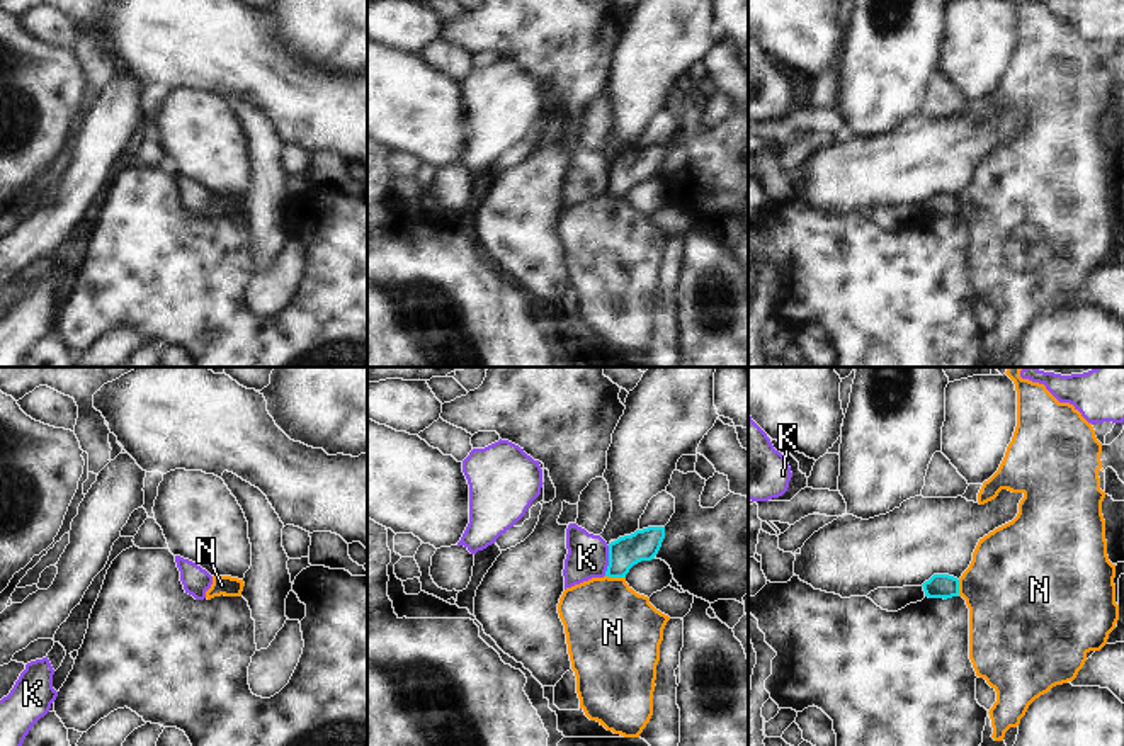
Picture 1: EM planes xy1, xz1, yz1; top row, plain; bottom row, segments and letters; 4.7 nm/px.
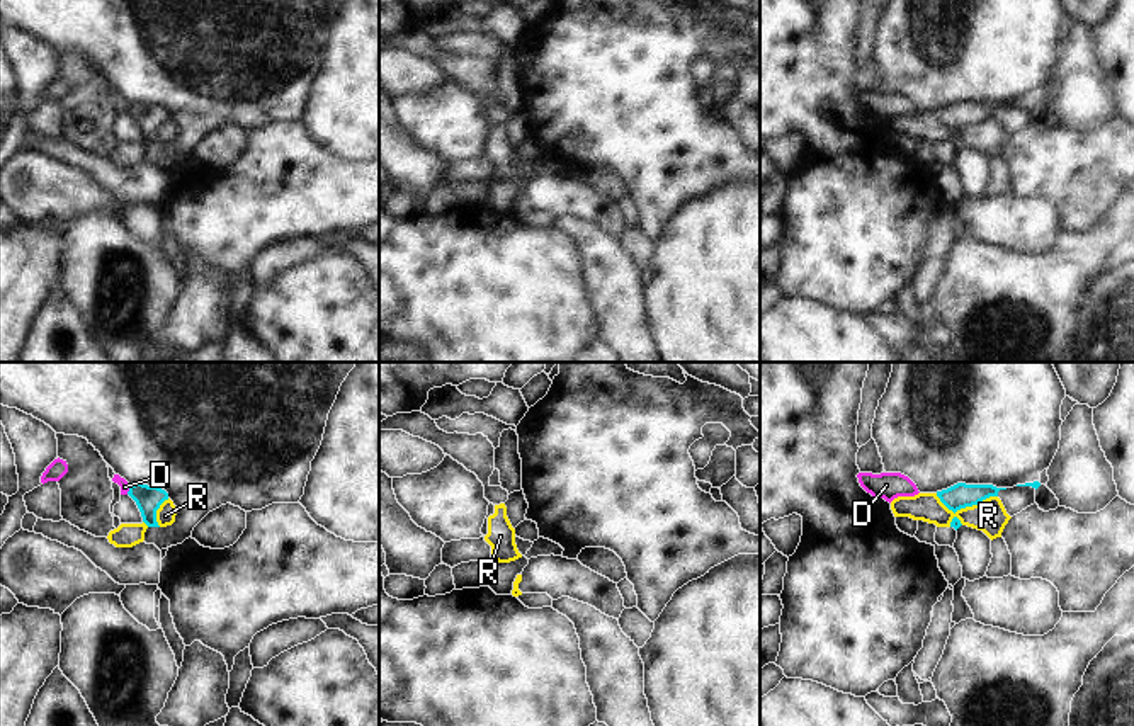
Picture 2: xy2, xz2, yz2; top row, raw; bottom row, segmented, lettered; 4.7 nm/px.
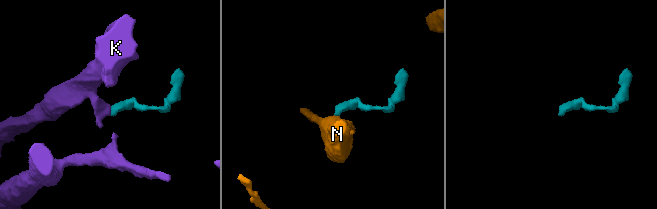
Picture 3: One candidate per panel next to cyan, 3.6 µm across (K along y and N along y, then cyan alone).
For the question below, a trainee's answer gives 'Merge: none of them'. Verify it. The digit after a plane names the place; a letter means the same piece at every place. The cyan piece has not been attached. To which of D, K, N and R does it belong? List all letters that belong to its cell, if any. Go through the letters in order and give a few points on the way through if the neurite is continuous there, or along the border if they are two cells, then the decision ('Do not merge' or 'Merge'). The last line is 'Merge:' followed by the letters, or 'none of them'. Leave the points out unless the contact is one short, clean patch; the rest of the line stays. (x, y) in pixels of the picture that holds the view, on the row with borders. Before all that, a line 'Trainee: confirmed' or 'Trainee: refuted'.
Trainee: confirmed
D: Boundary: xy2 (130, 485), (126, 493). Do not merge
K: Do not merge
N: Do not merge
R: Boundary: yz2 (935, 493), (954, 512), (997, 495). Do not merge
Merge: none of them

